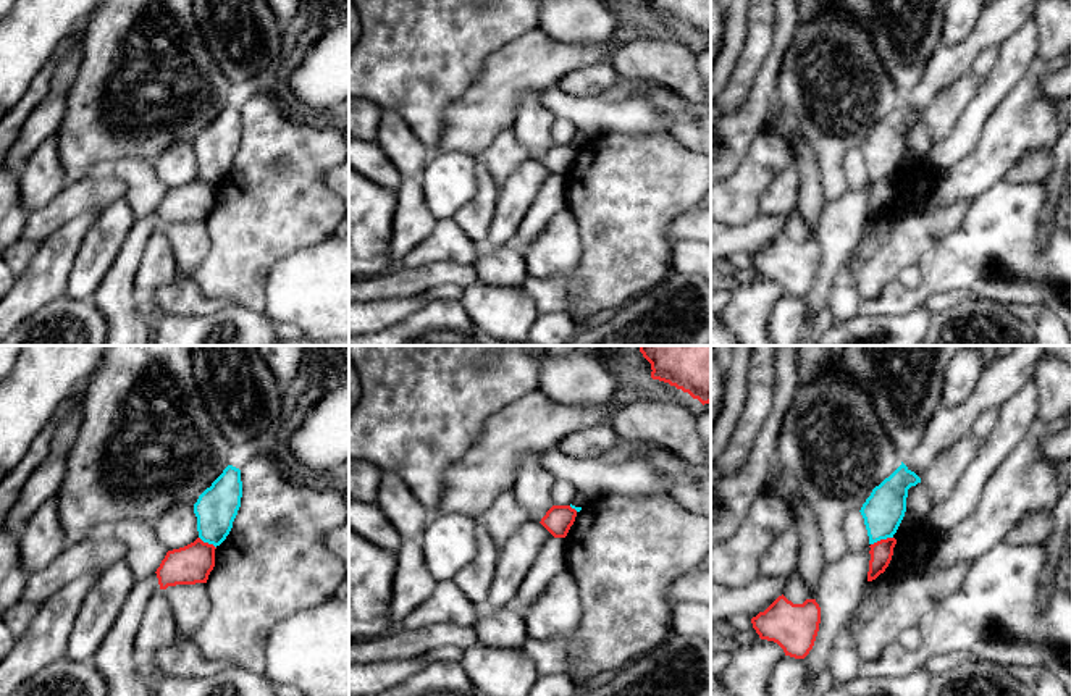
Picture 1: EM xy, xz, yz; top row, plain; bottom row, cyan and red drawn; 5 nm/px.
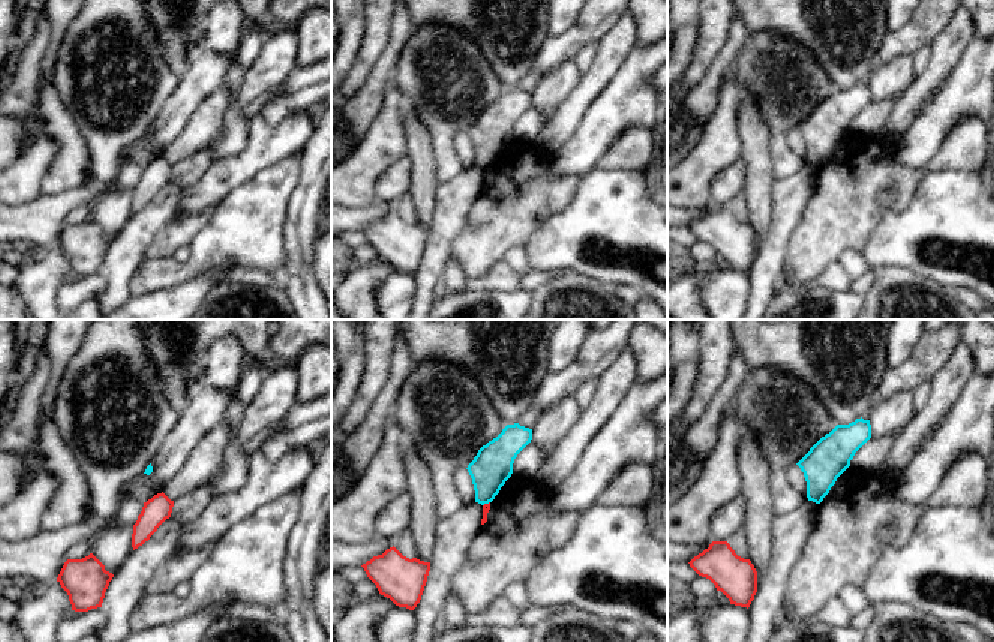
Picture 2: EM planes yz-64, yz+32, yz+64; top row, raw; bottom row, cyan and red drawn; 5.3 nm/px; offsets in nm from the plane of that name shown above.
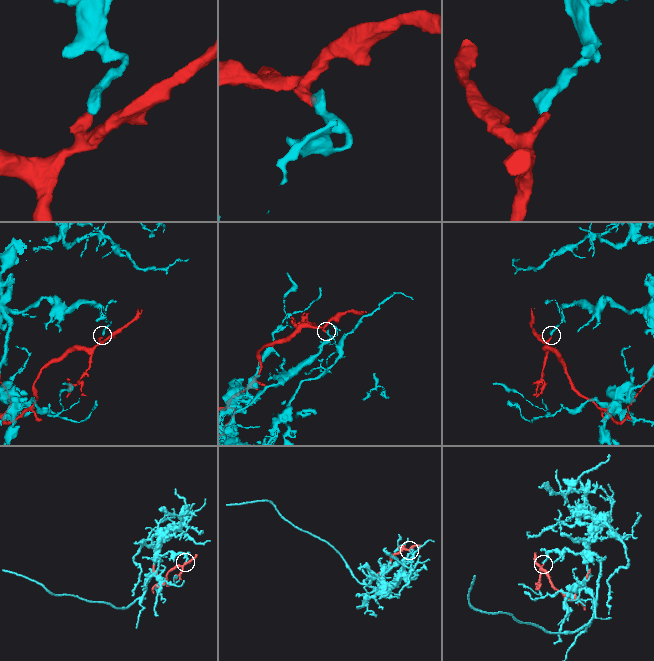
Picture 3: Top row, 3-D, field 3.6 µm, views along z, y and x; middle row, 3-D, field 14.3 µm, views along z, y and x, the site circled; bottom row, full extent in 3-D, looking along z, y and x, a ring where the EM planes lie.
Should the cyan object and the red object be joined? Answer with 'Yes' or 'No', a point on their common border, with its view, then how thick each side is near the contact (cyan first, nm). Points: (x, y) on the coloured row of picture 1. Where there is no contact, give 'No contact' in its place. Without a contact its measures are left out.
No. Touches cyan at yz (881, 538). Thickness 200 nm (cyan) against 110 nm

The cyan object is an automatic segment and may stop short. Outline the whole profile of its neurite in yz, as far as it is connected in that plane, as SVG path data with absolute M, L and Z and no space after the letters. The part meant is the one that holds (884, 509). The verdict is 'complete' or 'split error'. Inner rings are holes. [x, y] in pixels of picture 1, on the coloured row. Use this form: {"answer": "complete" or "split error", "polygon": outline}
{"answer": "complete", "polygon": "M901 462L888 478L872 489L859 510L869 544L893 538L906 512L908 489L918 483L921 478Z"}

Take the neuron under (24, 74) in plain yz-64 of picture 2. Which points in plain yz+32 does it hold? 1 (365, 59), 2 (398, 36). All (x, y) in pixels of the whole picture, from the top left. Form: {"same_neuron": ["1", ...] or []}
{"same_neuron": ["1"]}

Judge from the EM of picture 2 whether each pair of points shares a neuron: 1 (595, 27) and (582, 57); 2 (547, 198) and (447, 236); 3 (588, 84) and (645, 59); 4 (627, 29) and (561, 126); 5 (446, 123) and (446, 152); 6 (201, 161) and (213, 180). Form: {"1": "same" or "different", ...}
{"1": "different", "2": "different", "3": "different", "4": "same", "5": "same", "6": "different"}

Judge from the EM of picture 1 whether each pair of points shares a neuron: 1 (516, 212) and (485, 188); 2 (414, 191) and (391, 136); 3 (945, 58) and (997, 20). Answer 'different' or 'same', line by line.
1: different
2: different
3: same

